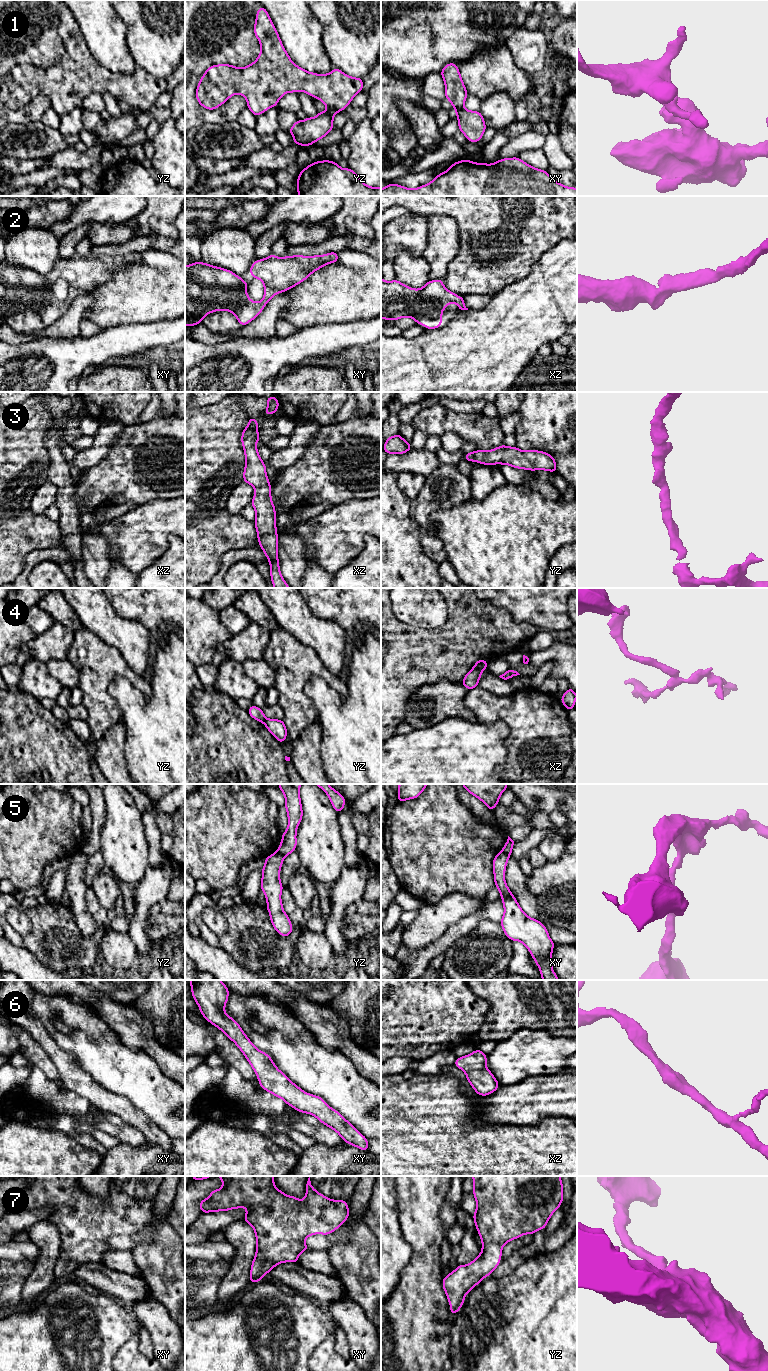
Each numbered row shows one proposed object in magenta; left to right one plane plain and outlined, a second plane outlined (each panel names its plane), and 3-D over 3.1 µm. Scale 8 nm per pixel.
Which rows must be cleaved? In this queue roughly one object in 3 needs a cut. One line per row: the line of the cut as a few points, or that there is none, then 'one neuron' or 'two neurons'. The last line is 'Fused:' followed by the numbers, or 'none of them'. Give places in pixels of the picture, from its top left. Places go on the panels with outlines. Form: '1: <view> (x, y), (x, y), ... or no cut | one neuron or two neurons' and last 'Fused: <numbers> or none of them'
1: yz (328, 107), (336, 111) | two neurons
2: no cut | one neuron
3: no cut | one neuron
4: xz (473, 667), (486, 668) | two neurons
5: yz (277, 851), (284, 856) | two neurons
6: no cut | one neuron
7: no cut | one neuron
Fused: 1, 4, 5

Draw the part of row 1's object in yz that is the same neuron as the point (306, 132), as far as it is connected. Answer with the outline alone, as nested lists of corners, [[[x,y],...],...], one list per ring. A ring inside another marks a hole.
[[[327,109],[318,112],[314,118],[307,117],[305,120],[296,120],[288,131],[294,138],[295,145],[311,146],[314,142],[325,137],[333,130],[333,118],[336,111]]]

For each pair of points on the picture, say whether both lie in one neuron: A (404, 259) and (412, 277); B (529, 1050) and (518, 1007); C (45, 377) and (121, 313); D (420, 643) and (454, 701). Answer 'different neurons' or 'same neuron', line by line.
A: same neuron
B: different neurons
C: different neurons
D: different neurons

